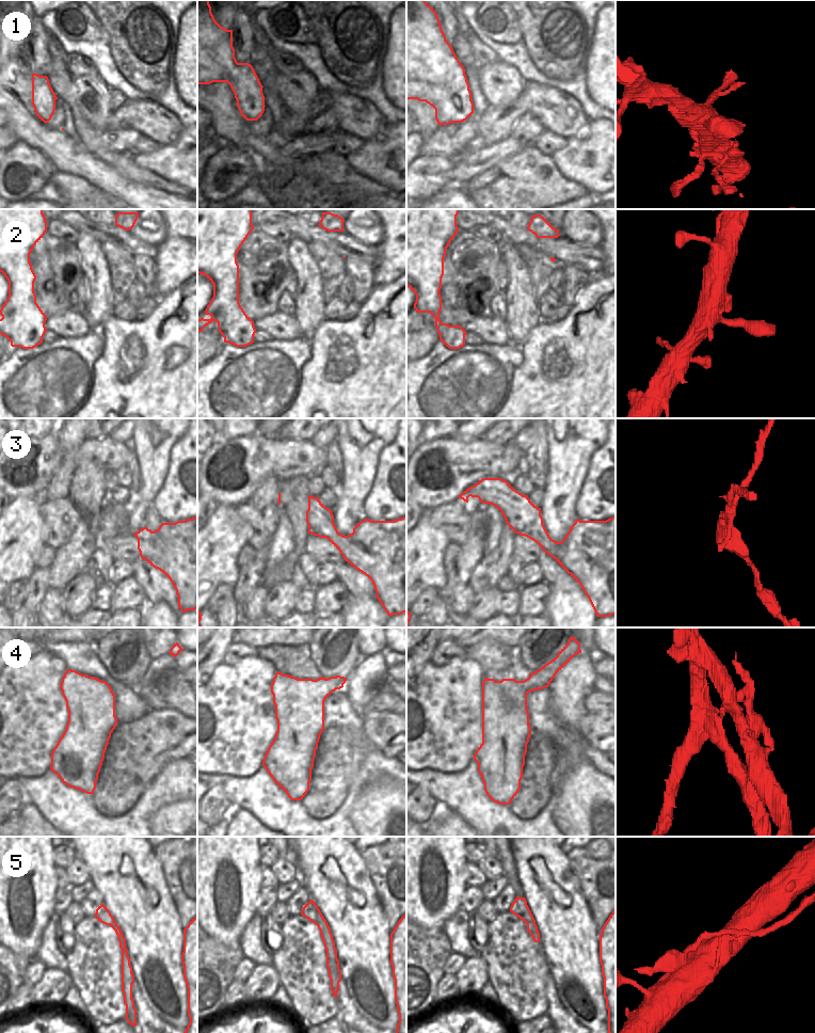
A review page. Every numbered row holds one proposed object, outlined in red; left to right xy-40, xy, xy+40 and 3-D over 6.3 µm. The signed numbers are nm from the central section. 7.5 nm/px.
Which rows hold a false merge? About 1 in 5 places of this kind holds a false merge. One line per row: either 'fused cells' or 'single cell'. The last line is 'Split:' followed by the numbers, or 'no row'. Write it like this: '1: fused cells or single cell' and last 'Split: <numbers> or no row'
1: single cell
2: single cell
3: single cell
4: fused cells
5: single cell
Split: 4

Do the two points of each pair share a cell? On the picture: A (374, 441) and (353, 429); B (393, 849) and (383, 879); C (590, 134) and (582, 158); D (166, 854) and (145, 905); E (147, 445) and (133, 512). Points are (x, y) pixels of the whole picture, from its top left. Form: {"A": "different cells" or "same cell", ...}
{"A": "same cell", "B": "different cells", "C": "same cell", "D": "different cells", "E": "same cell"}

